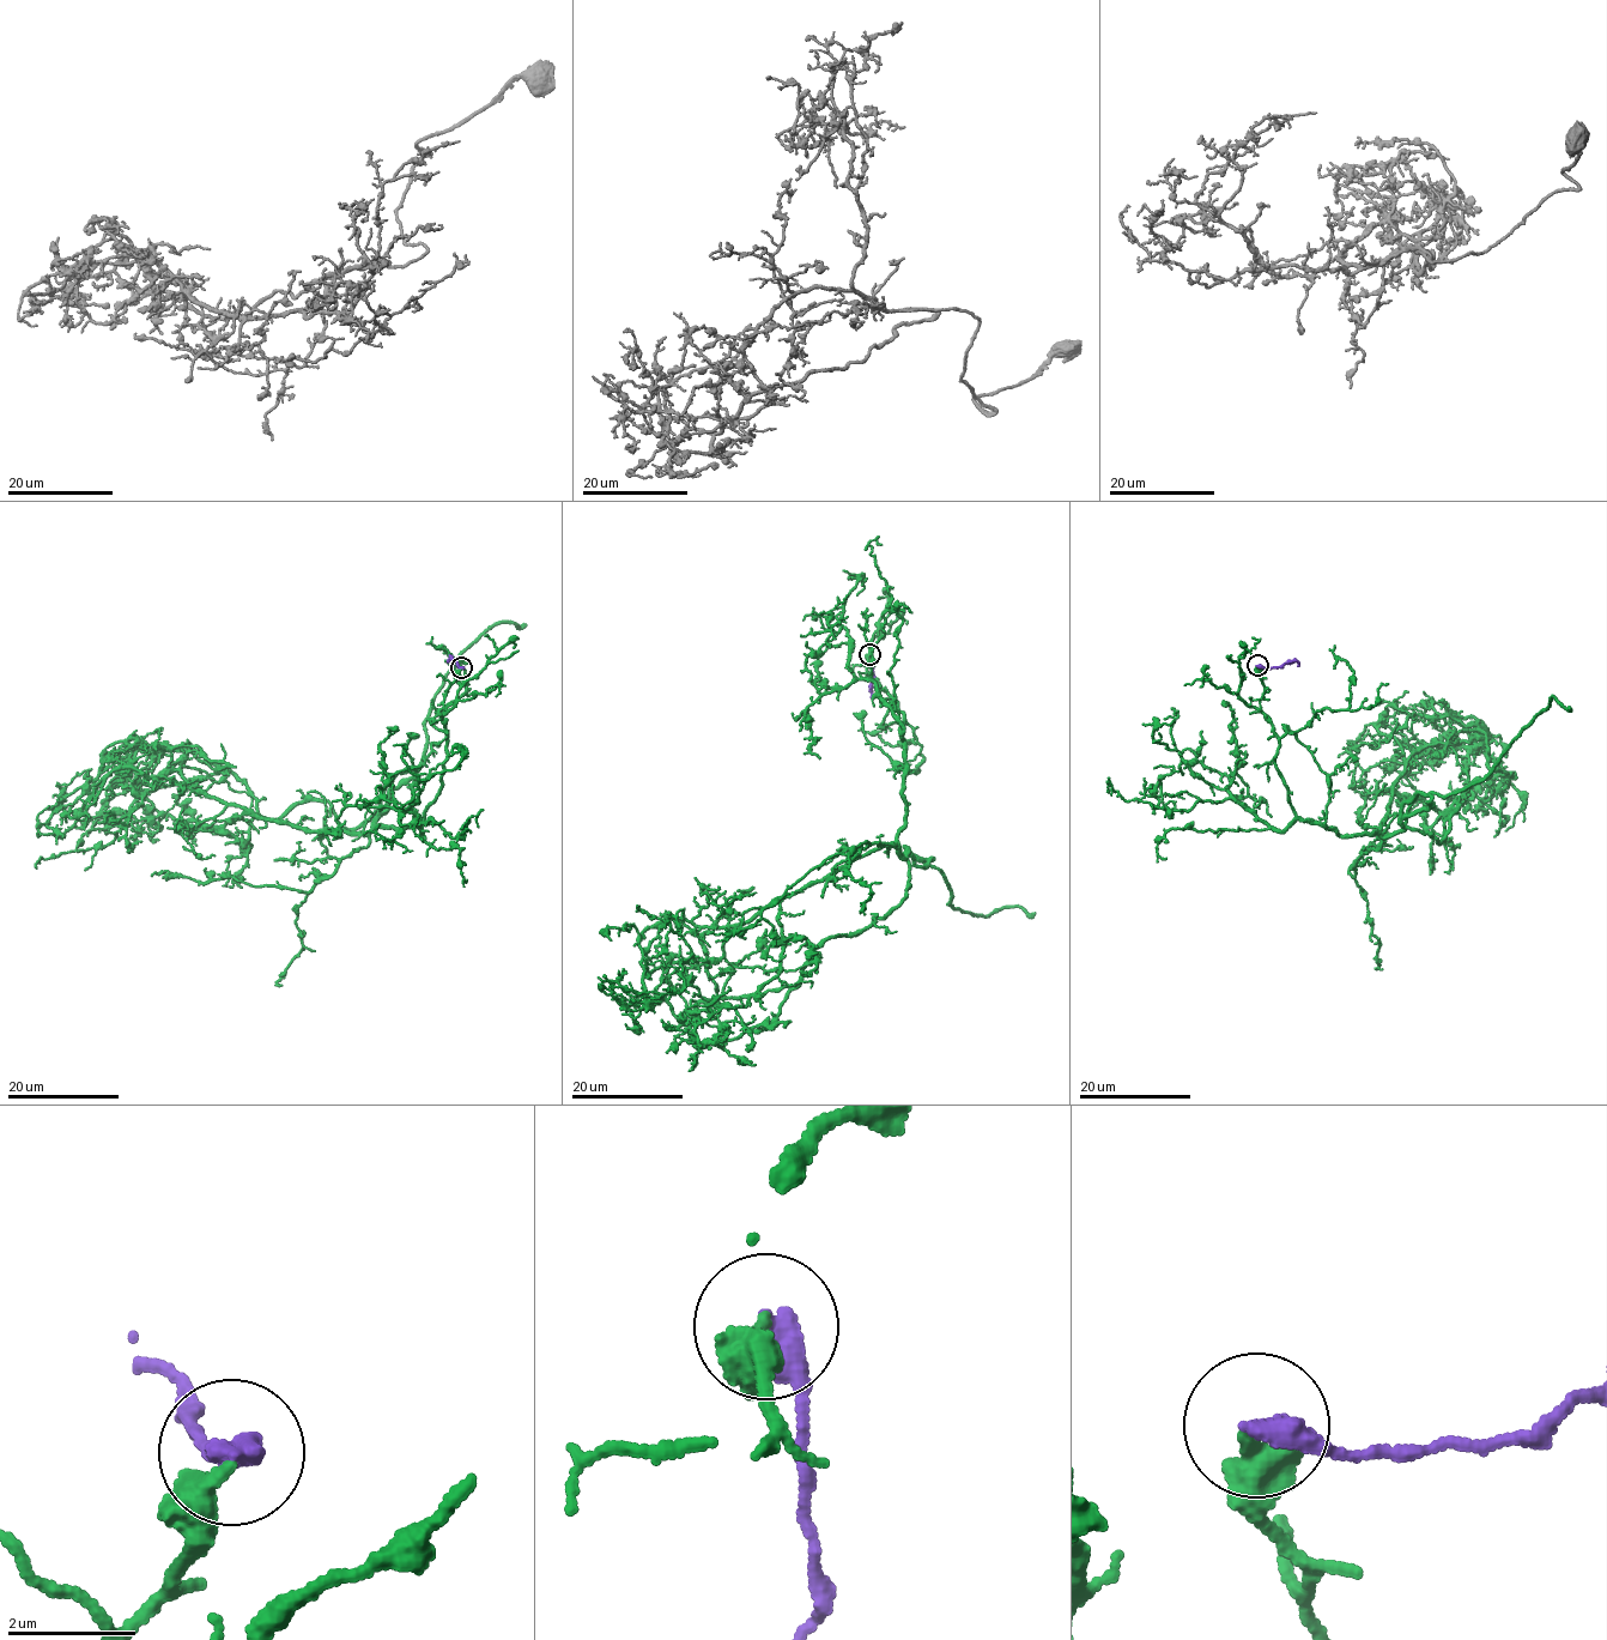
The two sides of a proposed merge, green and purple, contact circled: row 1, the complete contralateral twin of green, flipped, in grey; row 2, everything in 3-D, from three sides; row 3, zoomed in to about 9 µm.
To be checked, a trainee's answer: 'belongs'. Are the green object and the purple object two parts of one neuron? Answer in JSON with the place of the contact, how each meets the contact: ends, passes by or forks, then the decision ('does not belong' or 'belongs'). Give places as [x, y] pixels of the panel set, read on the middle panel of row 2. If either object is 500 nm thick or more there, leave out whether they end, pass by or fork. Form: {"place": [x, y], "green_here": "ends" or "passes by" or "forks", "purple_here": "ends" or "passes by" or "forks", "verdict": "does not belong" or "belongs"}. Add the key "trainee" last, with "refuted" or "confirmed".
{"place": [869, 654], "green_here": "passes by", "purple_here": "ends", "verdict": "belongs", "trainee": "confirmed"}

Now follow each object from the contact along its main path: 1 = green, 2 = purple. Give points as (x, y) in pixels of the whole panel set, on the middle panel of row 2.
1: (869, 654), (905, 716), (903, 899), (814, 946), (795, 986), (719, 998), (701, 938), (737, 890)
2: (868, 654), (873, 673), (872, 696)

